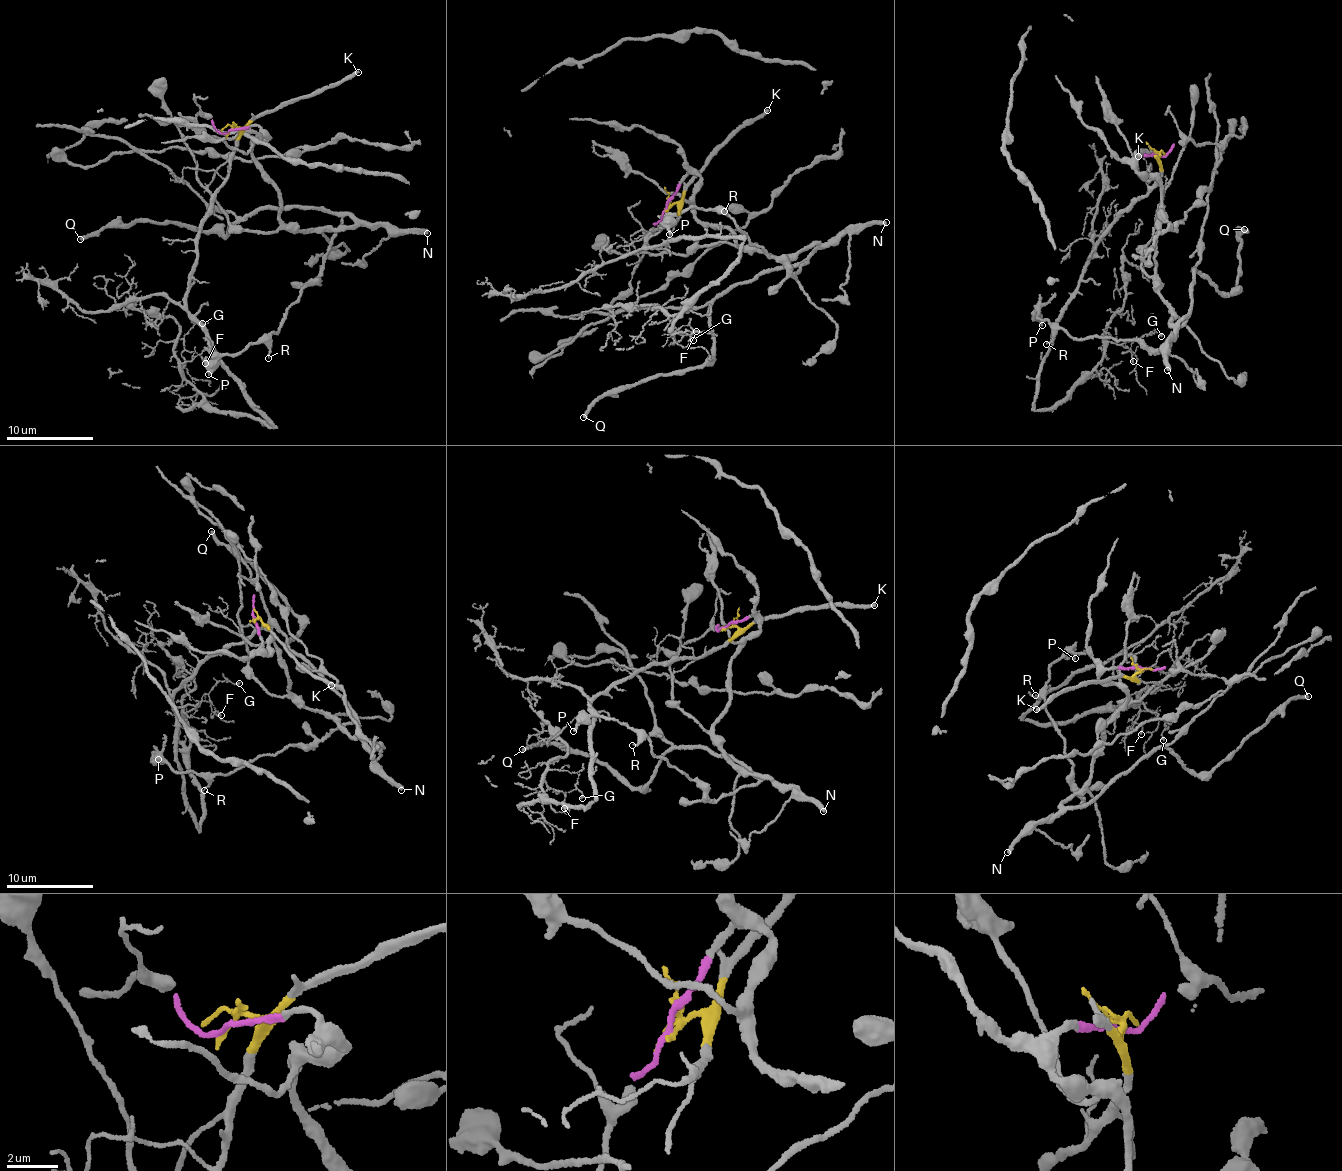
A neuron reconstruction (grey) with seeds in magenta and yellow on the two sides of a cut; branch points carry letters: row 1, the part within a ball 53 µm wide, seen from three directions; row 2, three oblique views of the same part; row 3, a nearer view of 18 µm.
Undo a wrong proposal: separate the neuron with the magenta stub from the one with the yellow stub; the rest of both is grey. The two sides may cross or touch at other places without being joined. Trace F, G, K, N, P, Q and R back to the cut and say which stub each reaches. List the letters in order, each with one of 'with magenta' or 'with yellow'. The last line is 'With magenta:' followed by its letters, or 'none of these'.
F: with yellow
G: with yellow
K: with yellow
N: with magenta
P: with magenta
Q: with magenta
R: with magenta
With magenta: N, P, Q, R

